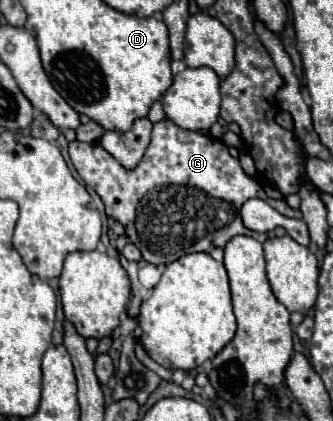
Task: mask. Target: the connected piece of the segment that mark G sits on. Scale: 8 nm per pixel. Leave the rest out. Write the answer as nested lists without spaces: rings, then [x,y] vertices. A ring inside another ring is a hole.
[[[168,118],[154,124],[150,146],[146,148],[142,162],[134,170],[124,170],[124,166],[118,160],[114,160],[100,146],[100,142],[88,142],[88,144],[70,142],[70,160],[76,168],[76,172],[80,174],[80,178],[86,182],[86,186],[94,188],[94,192],[102,198],[102,202],[106,206],[106,214],[112,216],[114,220],[118,220],[126,228],[126,236],[142,252],[142,258],[156,266],[170,264],[192,252],[210,252],[214,246],[224,248],[224,244],[236,234],[254,236],[258,242],[264,242],[268,238],[268,234],[256,236],[256,232],[246,230],[246,226],[242,224],[242,218],[240,218],[240,208],[250,198],[266,200],[272,208],[276,208],[284,216],[302,218],[302,212],[292,210],[286,204],[286,200],[270,200],[264,194],[262,186],[242,170],[240,162],[230,156],[228,148],[220,140],[200,134],[200,132],[182,130]]]

